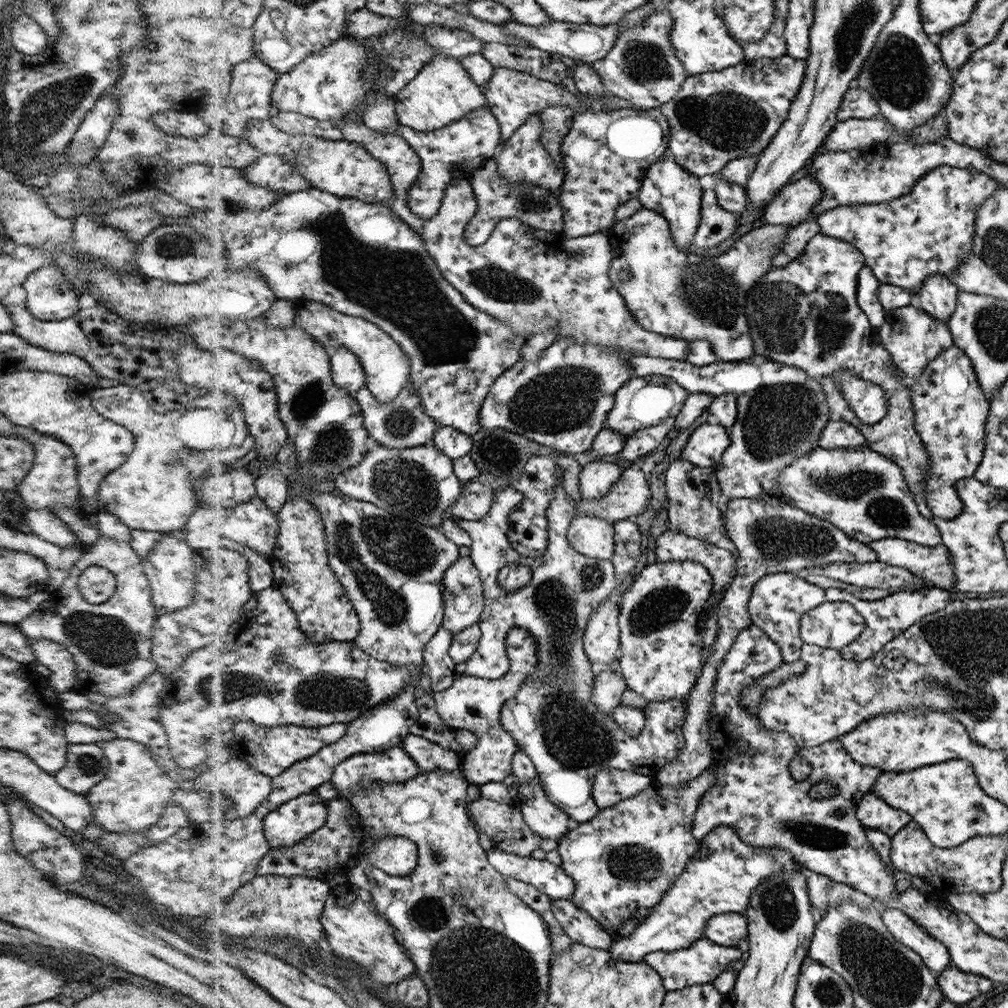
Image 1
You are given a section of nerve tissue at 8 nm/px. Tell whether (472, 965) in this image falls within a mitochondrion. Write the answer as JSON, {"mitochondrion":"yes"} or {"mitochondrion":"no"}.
{"mitochondrion":"yes"}

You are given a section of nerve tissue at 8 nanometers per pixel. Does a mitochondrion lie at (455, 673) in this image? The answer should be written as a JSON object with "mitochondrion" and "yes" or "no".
{"mitochondrion":"no"}

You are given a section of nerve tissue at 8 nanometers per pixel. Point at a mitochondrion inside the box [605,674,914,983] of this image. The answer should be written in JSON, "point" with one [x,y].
{"point":[777,902]}

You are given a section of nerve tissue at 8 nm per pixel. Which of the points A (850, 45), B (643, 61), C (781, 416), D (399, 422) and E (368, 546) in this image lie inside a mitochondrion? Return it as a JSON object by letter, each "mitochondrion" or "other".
{"A":"mitochondrion","B":"mitochondrion","C":"mitochondrion","D":"mitochondrion","E":"mitochondrion"}

